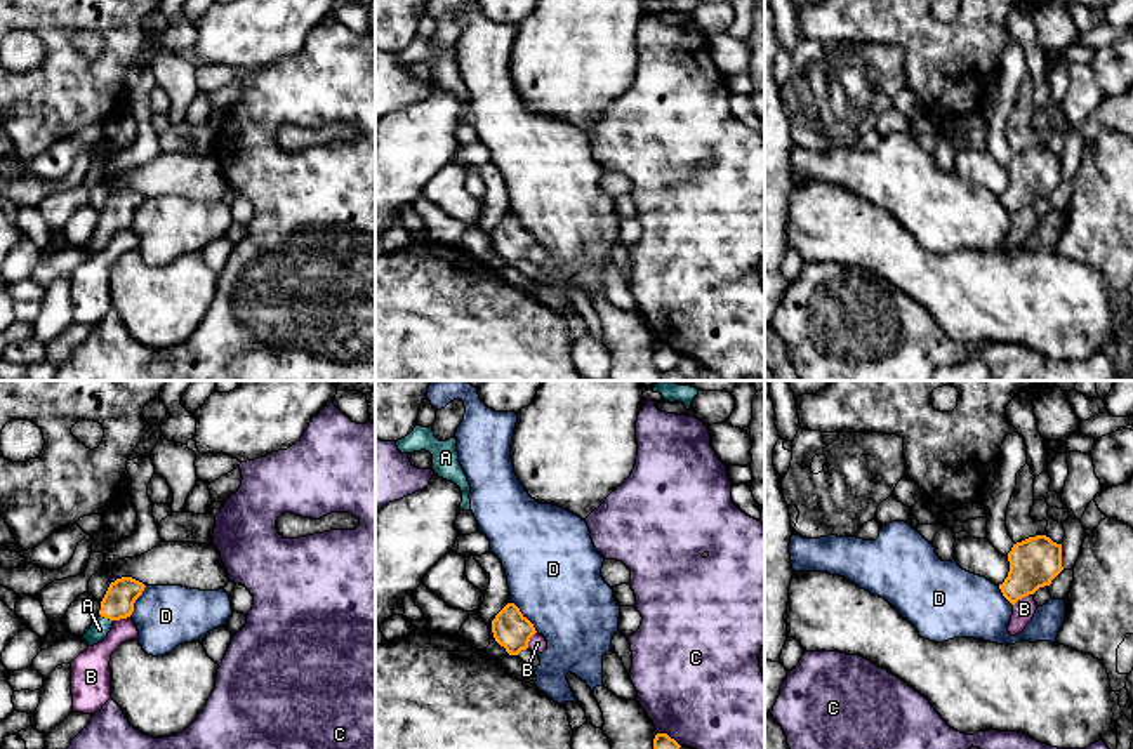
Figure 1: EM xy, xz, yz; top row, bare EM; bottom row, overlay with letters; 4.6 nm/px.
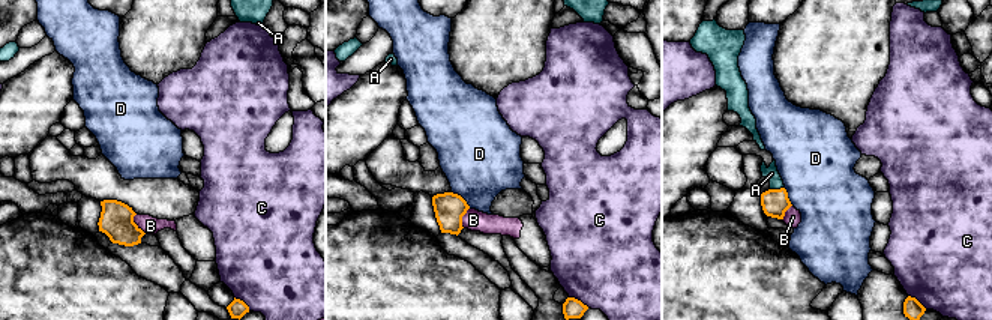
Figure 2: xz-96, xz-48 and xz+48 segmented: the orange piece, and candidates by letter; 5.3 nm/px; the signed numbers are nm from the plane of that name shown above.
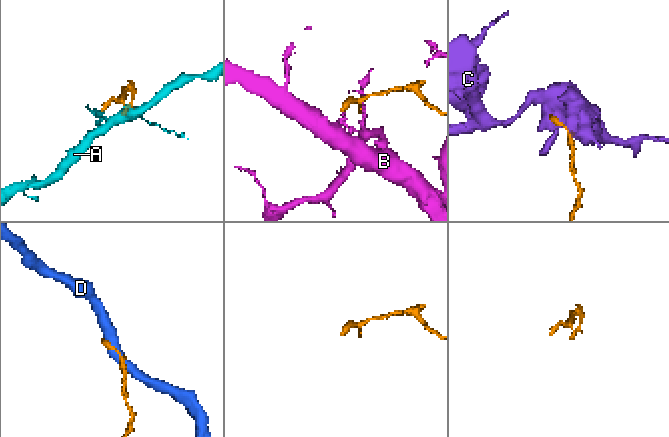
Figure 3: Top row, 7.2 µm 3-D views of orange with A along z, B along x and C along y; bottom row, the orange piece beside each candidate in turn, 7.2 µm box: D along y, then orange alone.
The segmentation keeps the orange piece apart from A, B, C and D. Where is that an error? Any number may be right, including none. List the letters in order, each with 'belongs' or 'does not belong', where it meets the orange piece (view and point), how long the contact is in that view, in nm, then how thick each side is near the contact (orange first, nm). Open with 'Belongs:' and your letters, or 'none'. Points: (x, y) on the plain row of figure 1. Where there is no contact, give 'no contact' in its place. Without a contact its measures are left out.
Belongs: A
A: belongs; meets orange in xy at (106, 228); contact 80 nm long; 140 nm thick on the orange side, 90 nm on the other
B: does not belong; meets orange in yz at (1022, 207); contact 110 nm long; 220 nm thick on the orange side, 100 nm on the other
C: does not belong; meets orange in xz at (668, 346); contact 130 nm long; 110 nm thick on the orange side, 500 nm on the other
D: does not belong; meets orange in xz at (525, 228); contact 190 nm long; 170 nm thick on the orange side, 440 nm on the other

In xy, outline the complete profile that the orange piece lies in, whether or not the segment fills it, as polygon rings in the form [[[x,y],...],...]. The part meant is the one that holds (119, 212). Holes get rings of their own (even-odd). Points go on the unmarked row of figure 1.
[[[122,188],[109,195],[101,212],[99,228],[82,247],[89,257],[101,254],[111,242],[115,231],[132,226],[134,214],[142,205],[144,198],[142,193],[132,188]]]

